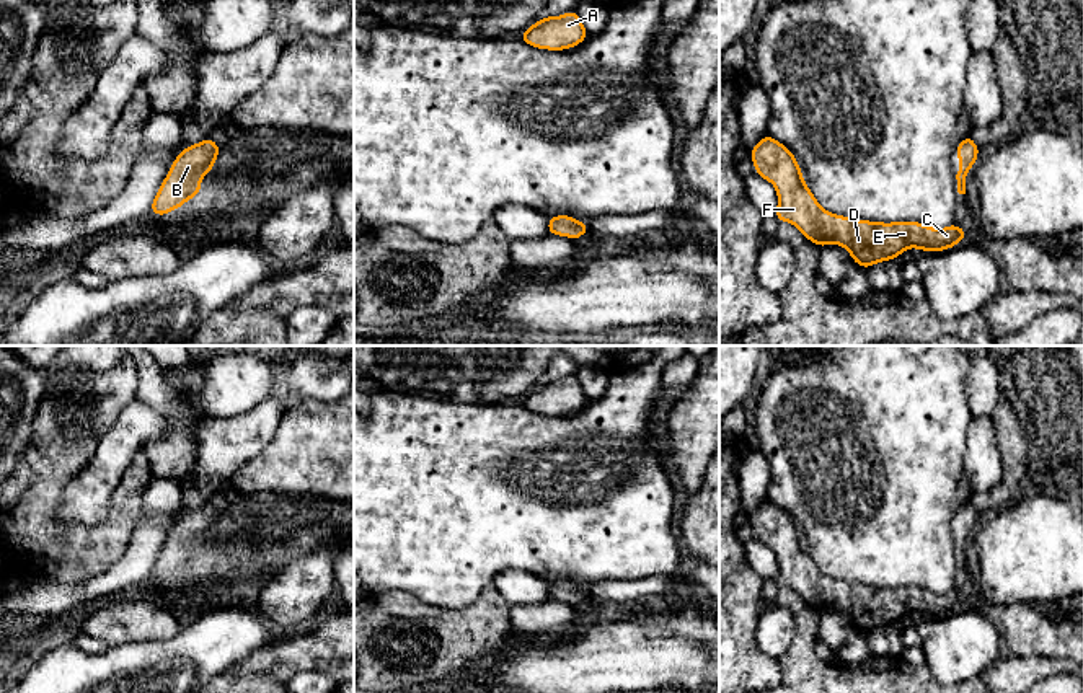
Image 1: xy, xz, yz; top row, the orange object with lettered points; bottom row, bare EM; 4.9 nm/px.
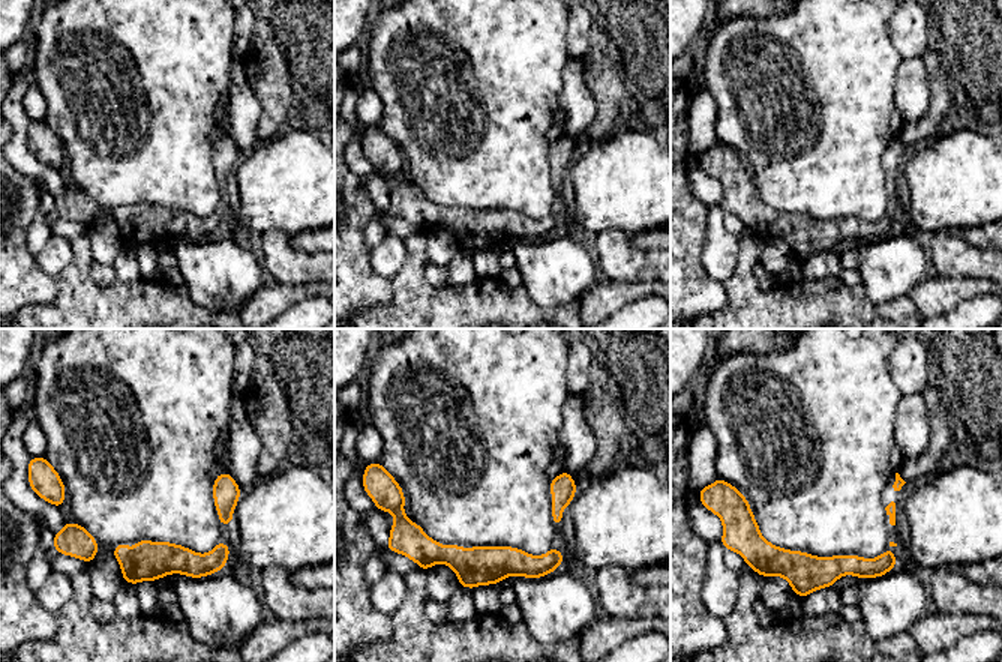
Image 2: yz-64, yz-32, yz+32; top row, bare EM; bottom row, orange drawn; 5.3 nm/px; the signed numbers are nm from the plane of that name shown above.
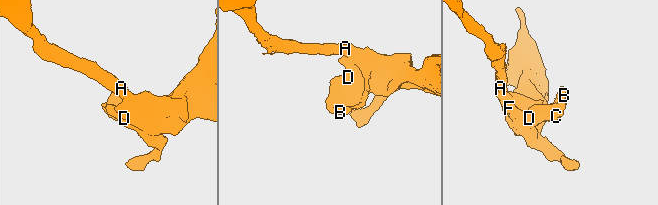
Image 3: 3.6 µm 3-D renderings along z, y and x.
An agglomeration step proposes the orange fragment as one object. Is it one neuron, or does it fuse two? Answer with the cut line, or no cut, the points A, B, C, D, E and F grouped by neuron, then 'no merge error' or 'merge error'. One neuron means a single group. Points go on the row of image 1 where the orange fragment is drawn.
cut none; groups A B C D E F; no merge error

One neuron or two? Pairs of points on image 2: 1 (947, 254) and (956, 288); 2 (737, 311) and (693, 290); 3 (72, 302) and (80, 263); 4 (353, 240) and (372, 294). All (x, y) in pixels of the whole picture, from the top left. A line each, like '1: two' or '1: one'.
1: two
2: two
3: one
4: one

